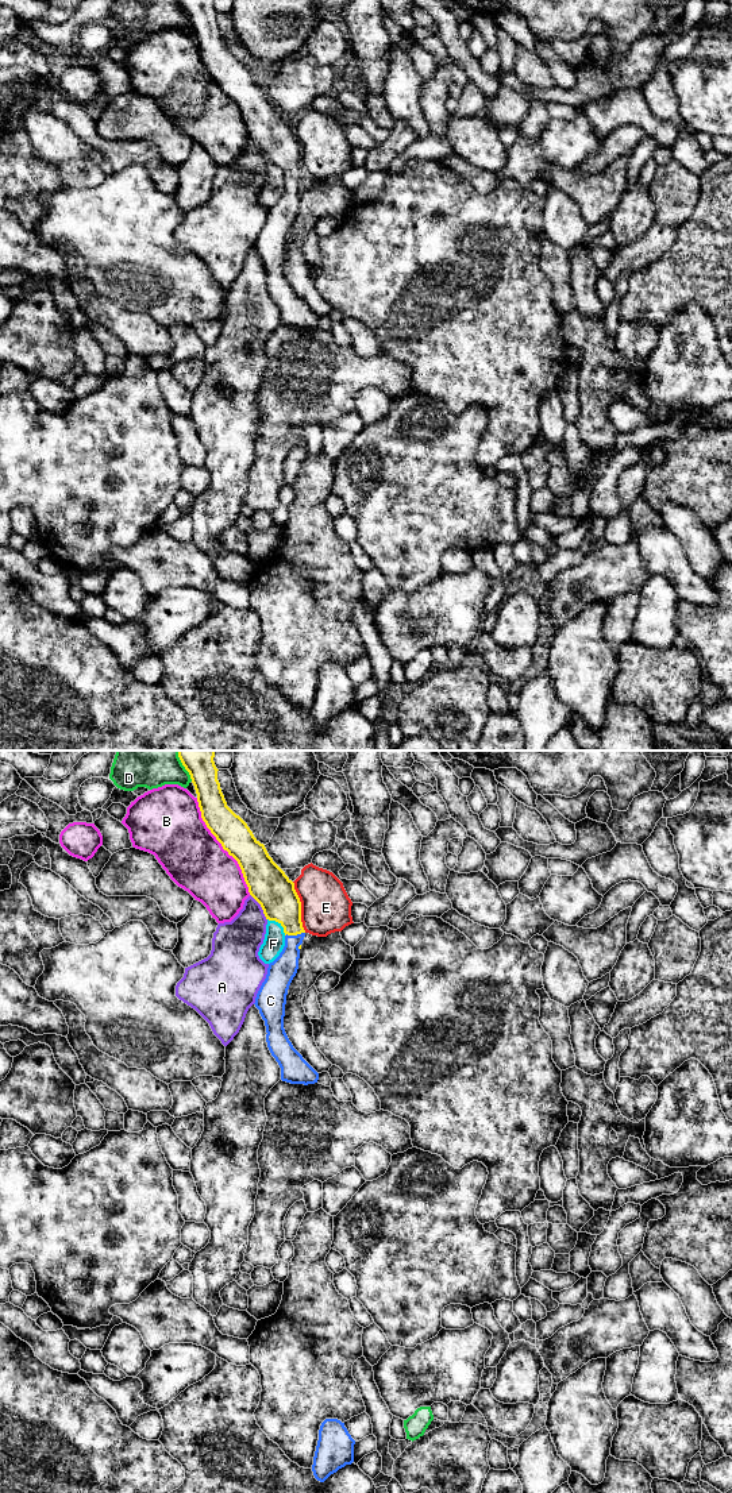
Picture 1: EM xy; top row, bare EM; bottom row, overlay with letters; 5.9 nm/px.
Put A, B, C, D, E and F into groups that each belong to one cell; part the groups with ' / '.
A / B / C / D / E / F

